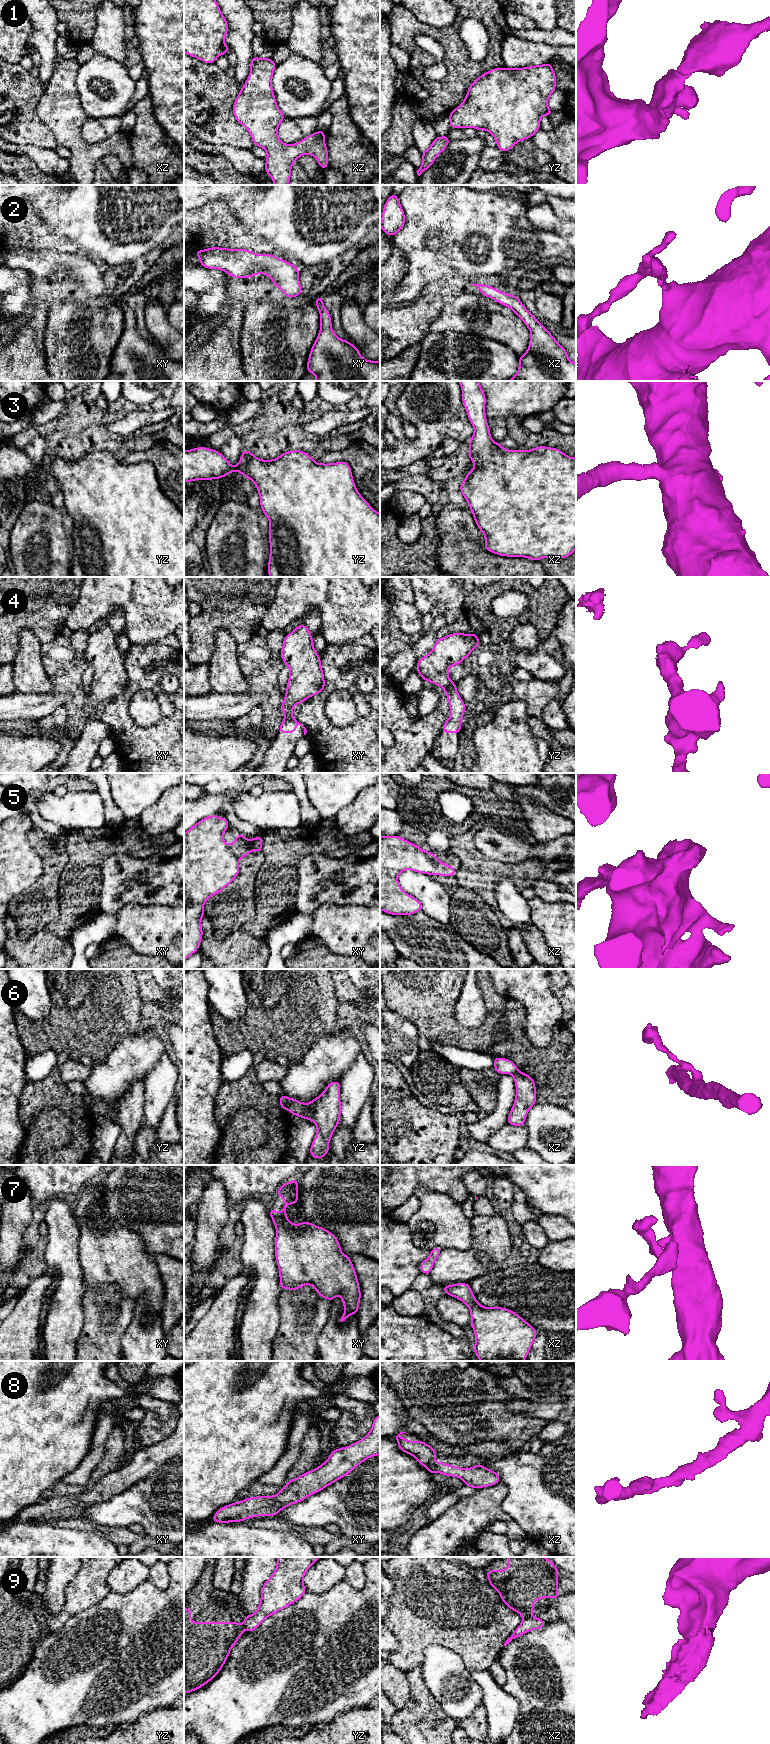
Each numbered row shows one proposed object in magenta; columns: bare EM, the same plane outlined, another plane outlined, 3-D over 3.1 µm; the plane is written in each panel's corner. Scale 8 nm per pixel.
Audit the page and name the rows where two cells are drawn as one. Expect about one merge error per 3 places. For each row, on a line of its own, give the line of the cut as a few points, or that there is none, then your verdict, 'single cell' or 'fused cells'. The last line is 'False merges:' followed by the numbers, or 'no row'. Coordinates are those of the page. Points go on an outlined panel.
1: no cut | single cell
2: no cut | single cell
3: no cut | single cell
4: no cut | single cell
5: xz (422, 850), (433, 864), (432, 874) | fused cells
6: yz (287, 1098), (288, 1109) | fused cells
7: no cut | single cell
8: no cut | single cell
9: xz (529, 1615), (523, 1618) | fused cells
False merges: 5, 6, 9

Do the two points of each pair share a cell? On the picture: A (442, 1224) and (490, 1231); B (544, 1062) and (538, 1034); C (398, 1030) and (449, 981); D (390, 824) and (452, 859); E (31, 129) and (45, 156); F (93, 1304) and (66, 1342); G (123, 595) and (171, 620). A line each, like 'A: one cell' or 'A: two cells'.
A: two cells
B: two cells
C: two cells
D: two cells
E: two cells
F: two cells
G: one cell

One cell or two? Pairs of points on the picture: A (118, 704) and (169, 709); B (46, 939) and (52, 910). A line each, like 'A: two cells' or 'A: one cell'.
A: two cells
B: two cells

